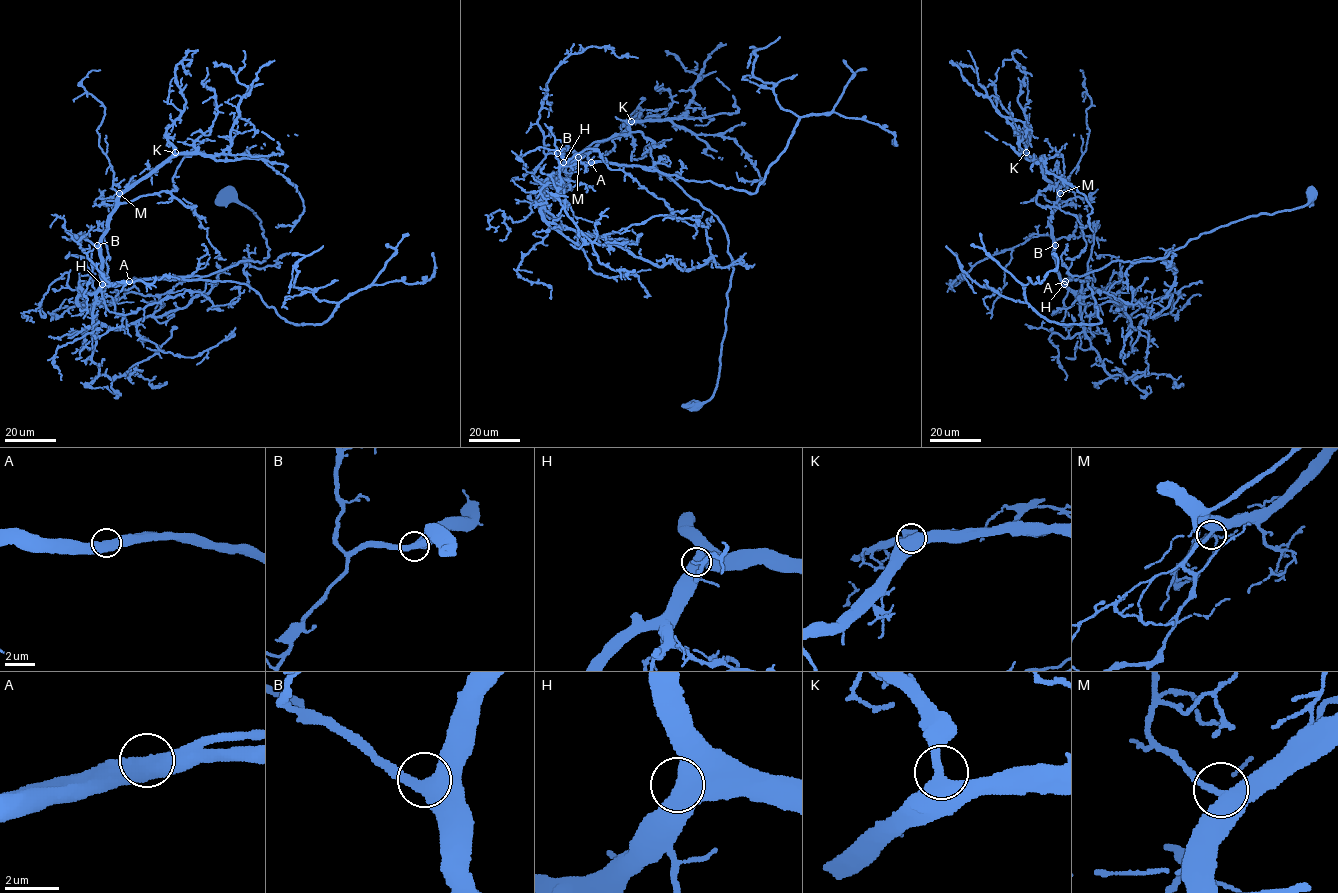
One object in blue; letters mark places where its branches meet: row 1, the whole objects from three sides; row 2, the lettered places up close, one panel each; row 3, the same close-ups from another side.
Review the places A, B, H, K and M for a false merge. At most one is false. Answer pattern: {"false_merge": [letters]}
{"false_merge": []}

